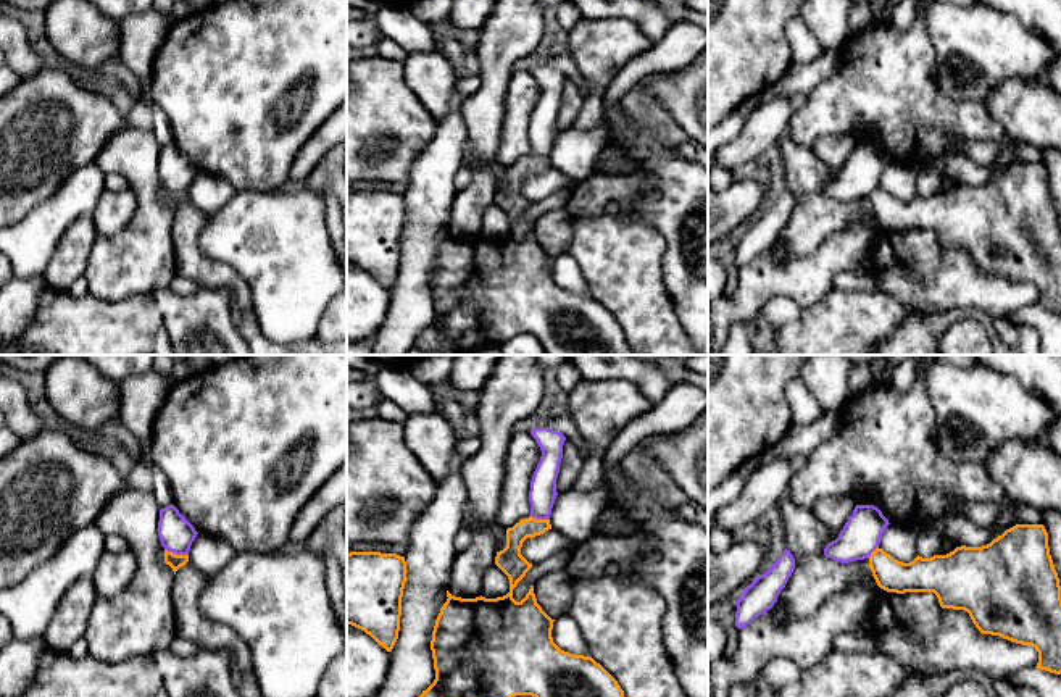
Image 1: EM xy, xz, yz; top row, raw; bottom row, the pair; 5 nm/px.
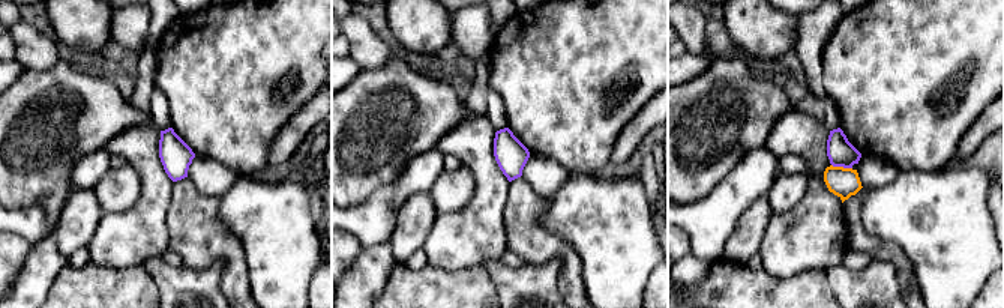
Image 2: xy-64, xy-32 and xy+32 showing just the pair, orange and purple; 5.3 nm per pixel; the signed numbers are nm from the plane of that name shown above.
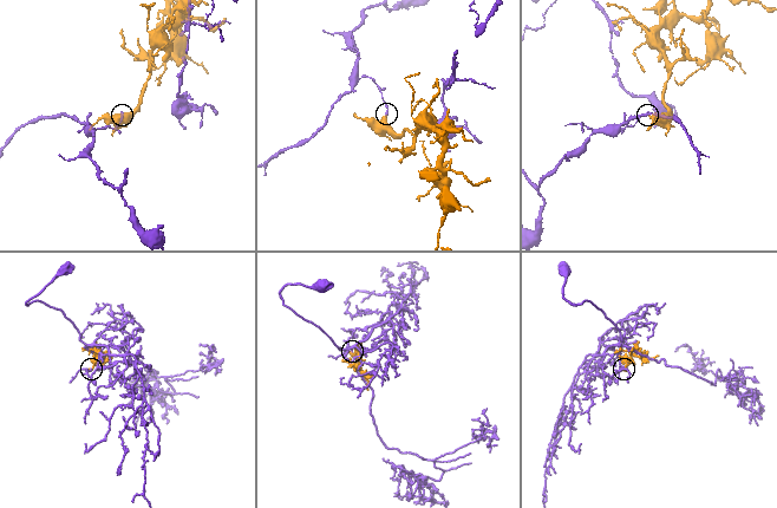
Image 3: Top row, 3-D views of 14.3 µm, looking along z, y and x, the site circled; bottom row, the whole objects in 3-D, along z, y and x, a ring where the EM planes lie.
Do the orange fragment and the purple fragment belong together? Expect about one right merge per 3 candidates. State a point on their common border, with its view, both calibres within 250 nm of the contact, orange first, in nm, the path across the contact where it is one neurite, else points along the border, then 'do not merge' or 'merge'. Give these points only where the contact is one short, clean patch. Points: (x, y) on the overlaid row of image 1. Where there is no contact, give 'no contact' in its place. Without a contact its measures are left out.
meets orange in xy at (174, 554); 70 nm thick on the orange side, 170 nm on the other; border along xy (165, 549), (187, 555); do not merge

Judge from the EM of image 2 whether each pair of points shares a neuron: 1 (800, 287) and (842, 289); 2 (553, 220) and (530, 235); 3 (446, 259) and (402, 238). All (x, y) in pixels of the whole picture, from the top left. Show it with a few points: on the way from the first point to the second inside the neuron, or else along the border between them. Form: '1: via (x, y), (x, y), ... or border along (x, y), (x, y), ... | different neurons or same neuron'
1: border along (824, 272), (833, 292) | different neurons
2: border along (547, 197), (541, 223), (572, 247) | different neurons
3: border along (437, 214), (422, 247) | different neurons

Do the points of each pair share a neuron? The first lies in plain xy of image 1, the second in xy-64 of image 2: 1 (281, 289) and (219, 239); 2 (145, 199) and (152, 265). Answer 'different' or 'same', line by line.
1: different
2: different

